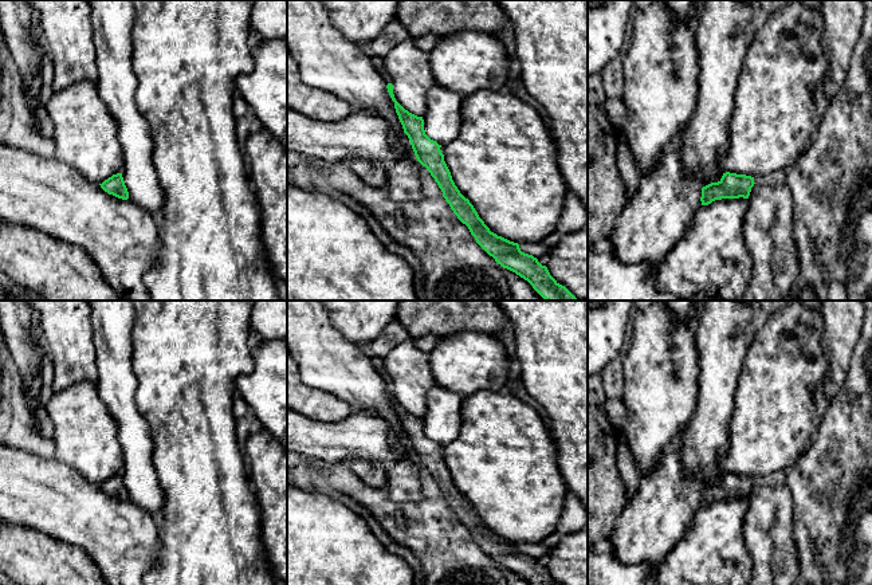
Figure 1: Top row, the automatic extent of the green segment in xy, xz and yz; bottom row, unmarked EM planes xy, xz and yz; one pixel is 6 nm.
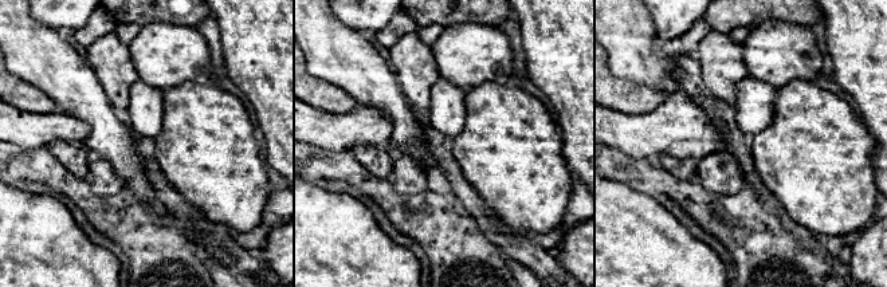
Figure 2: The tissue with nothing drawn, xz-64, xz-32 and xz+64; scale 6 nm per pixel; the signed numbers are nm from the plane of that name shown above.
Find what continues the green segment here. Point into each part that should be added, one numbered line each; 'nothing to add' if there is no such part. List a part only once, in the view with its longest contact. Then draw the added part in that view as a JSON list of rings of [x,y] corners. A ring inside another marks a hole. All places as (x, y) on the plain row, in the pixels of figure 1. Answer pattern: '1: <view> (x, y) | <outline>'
nothing to add

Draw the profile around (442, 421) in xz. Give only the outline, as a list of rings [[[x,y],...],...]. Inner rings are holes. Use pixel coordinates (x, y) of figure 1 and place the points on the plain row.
[[[476,331],[440,337],[428,357],[436,385],[427,393],[424,431],[445,447],[460,432],[464,398],[480,390],[503,392],[510,361],[496,335]]]

